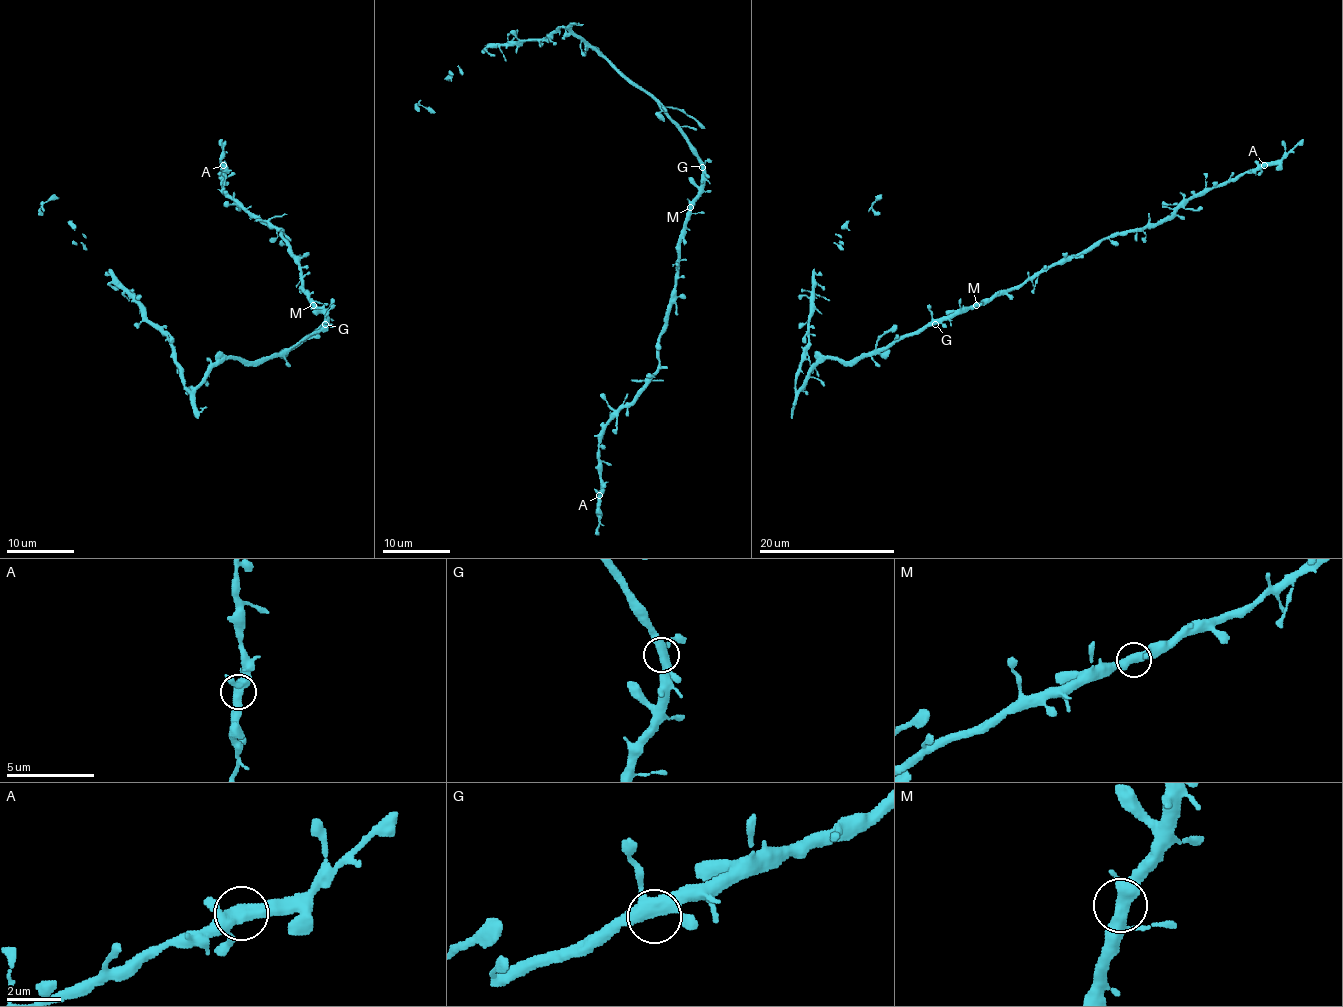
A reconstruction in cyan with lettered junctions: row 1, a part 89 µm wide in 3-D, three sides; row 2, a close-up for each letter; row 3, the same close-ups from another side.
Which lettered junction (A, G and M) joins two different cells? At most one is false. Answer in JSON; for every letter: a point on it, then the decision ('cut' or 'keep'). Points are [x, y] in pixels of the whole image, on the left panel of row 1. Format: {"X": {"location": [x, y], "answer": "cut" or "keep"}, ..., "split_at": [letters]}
{"A": {"location": [223, 165], "answer": "keep"}, "G": {"location": [325, 324], "answer": "keep"}, "M": {"location": [313, 305], "answer": "keep"}, "split_at": []}

